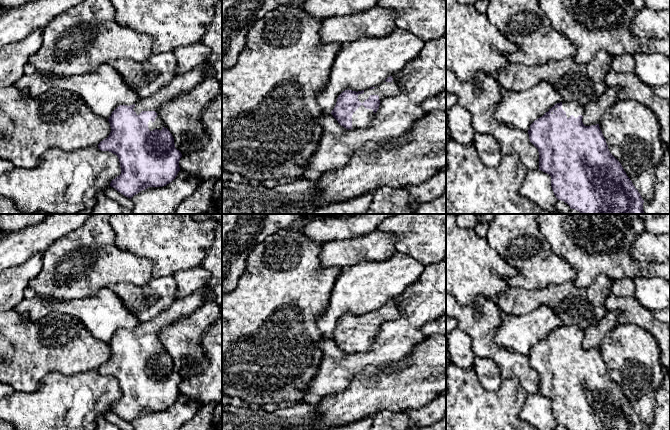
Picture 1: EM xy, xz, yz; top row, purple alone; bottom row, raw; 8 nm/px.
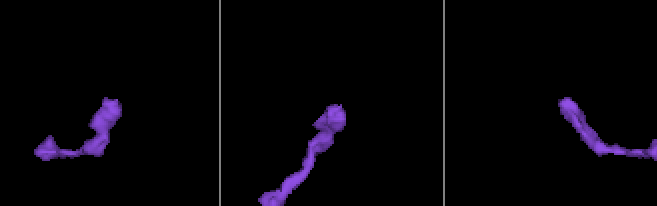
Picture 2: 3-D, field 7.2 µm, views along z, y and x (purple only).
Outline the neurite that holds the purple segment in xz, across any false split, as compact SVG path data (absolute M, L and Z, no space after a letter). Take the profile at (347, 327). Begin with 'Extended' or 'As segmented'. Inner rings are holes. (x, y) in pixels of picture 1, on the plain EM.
Extended. M394 300L375 311L362 315L345 314L337 322L331 338L346 353L367 351L379 333L380 326L402 315Z

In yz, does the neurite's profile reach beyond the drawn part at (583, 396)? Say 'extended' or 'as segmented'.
extended

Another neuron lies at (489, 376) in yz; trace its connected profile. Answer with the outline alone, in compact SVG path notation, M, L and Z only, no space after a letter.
M475 357L473 368L484 389L495 392L500 388L503 379L497 364L493 360Z

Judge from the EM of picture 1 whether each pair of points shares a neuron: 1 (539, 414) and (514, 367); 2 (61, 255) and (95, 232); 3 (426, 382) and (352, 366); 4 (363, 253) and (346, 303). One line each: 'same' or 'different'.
1: different
2: same
3: different
4: different

